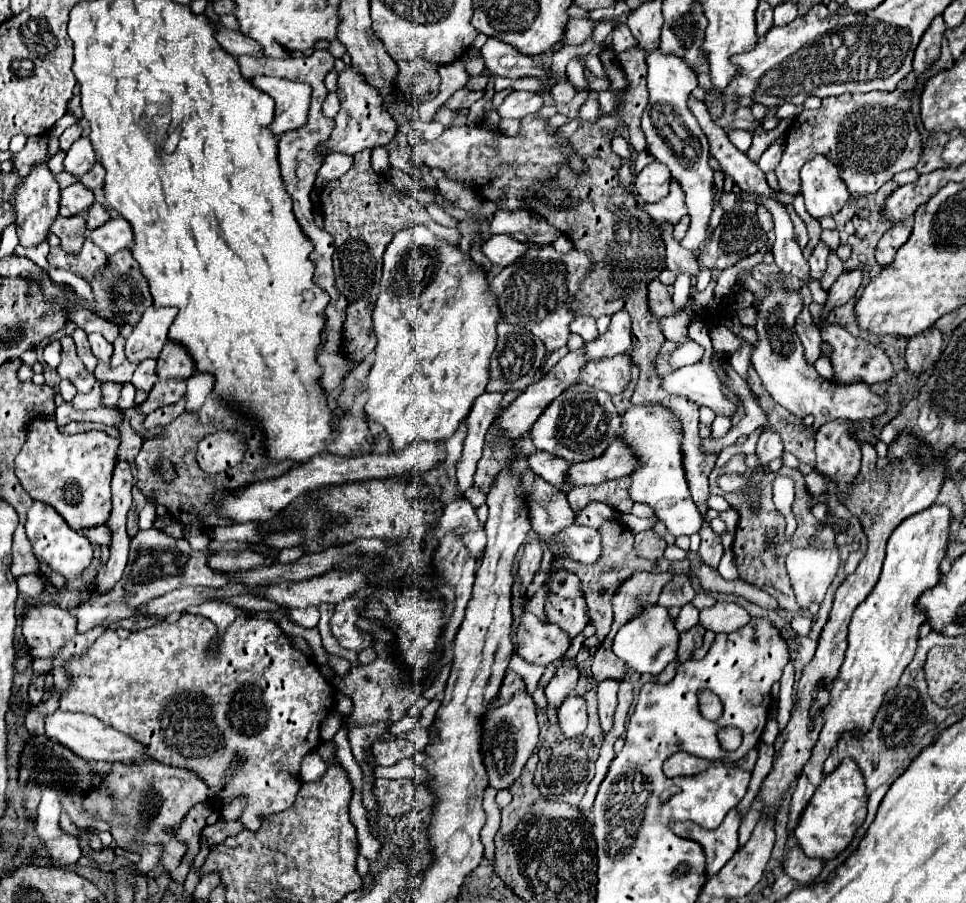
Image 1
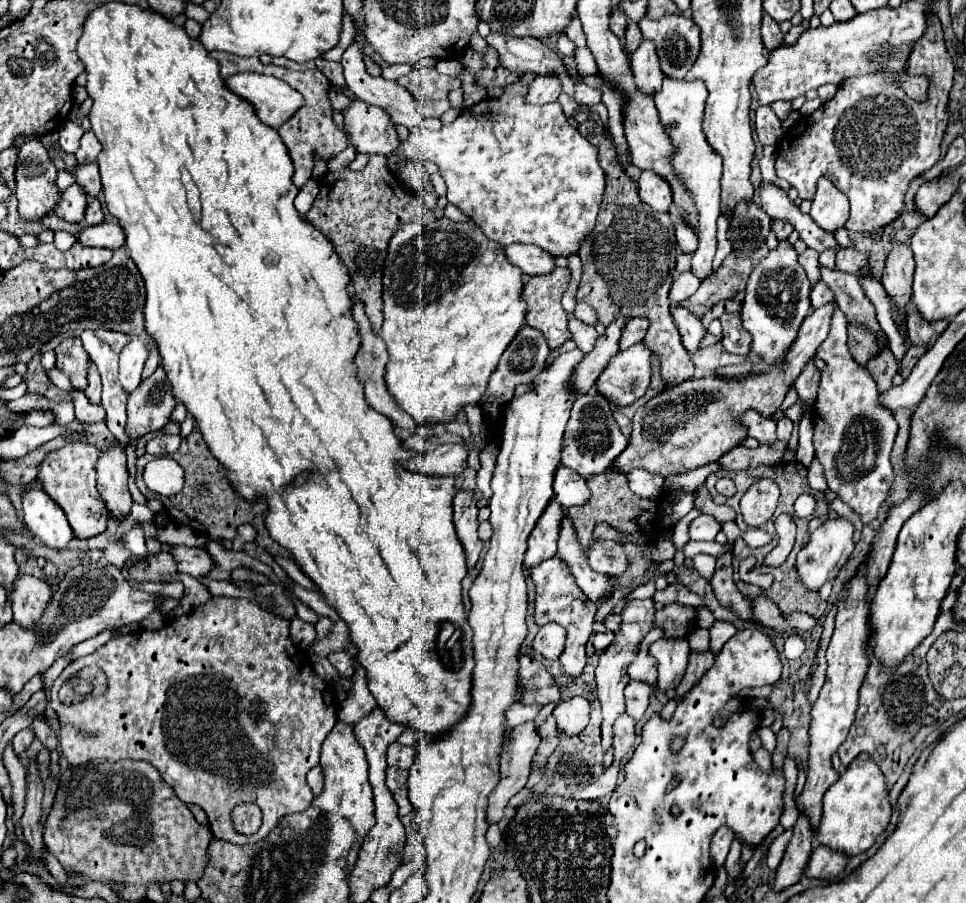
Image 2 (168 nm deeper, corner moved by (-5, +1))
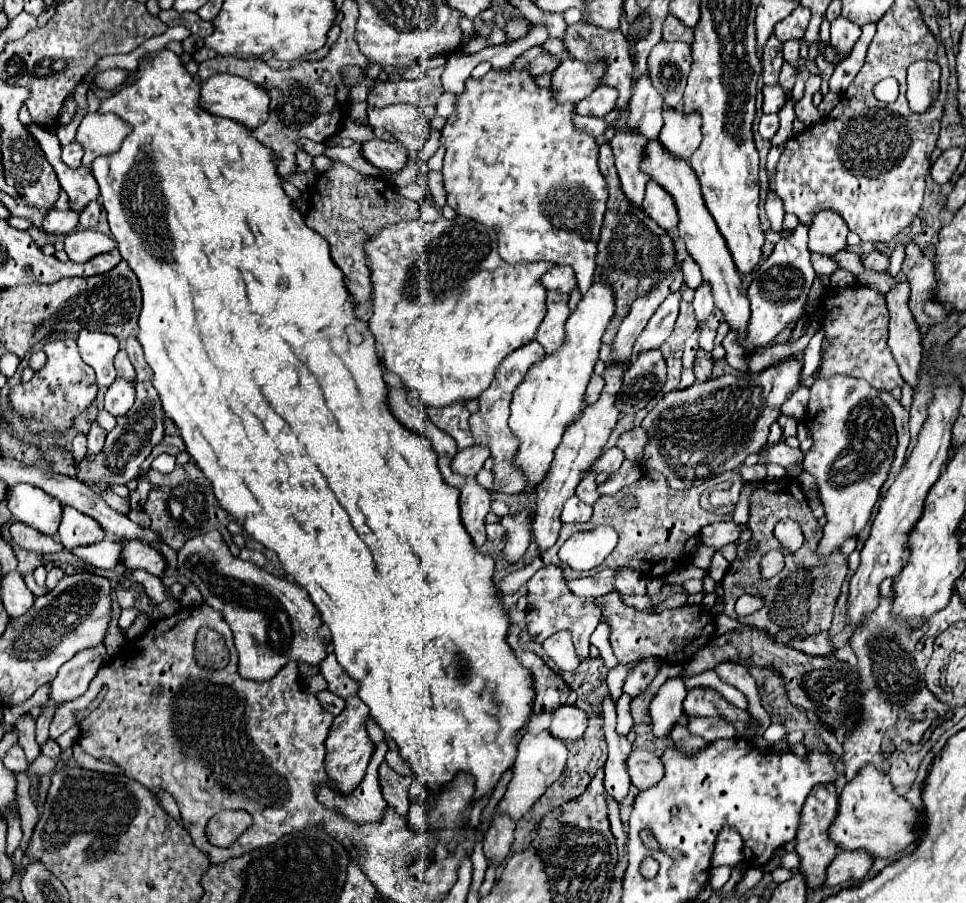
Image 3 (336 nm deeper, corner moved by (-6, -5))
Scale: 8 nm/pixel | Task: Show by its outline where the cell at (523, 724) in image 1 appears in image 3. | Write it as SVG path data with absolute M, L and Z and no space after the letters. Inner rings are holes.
M498 815L492 821L492 829L488 829L484 839L484 855L488 861L500 865L508 857L510 845L514 841L514 827L516 823L506 815Z

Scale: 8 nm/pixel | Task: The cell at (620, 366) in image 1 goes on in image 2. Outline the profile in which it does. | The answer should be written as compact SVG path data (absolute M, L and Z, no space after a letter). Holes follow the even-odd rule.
M637 343L611 357L609 365L599 375L595 387L609 401L625 407L645 395L649 387L649 377L651 351L643 343Z

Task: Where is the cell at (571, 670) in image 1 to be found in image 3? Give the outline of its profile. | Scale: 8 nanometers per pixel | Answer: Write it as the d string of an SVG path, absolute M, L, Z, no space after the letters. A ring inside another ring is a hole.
M548 565L542 567L528 583L528 611L526 611L526 629L530 633L530 637L536 643L542 643L544 639L548 639L555 631L570 631L572 633L572 641L576 647L578 657L584 661L588 657L588 649L590 649L590 635L594 633L594 629L600 623L602 611L600 605L594 597L576 597L568 591L566 587L566 579L562 575L562 569L556 565Z

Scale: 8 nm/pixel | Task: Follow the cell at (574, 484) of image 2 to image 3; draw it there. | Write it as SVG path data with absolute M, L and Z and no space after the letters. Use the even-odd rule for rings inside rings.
M570 497L562 509L562 523L586 523L592 517L592 507L582 503L578 497Z

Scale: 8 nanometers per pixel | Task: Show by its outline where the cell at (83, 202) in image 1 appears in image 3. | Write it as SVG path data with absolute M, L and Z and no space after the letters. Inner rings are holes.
M50 209L44 215L42 221L42 231L46 235L68 235L76 229L78 225L78 213L68 209L68 211L58 211L58 209Z

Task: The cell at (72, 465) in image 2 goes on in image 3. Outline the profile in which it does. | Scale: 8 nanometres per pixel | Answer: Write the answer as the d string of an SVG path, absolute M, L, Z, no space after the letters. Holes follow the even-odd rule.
M64 507L62 511L62 523L58 527L58 539L64 545L64 549L74 549L80 545L92 545L104 539L104 531L94 519L88 519L88 515L80 515L80 511L72 507Z

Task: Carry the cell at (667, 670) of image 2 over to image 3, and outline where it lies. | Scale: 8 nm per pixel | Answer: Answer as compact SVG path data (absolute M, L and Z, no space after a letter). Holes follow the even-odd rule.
M680 677L668 679L656 693L656 697L650 703L650 719L652 719L652 731L656 737L664 739L670 735L670 731L678 725L678 719L684 715L682 701L686 695L684 681Z

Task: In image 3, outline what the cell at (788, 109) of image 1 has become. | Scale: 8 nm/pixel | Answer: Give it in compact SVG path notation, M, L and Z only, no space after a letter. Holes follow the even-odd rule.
M866 25L866 27L862 29L862 35L860 35L858 43L854 45L850 57L836 65L836 69L834 69L832 77L830 77L830 91L838 93L838 95L842 95L842 93L846 91L846 87L848 87L848 85L852 83L852 79L858 75L858 69L864 65L866 49L868 49L874 33L876 33L876 27L874 27L874 25Z

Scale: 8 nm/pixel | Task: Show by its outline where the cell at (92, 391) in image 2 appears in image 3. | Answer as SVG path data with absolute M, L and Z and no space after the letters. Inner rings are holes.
M92 423L90 433L88 433L88 455L90 455L90 457L94 457L96 453L102 451L102 447L104 447L104 437L106 437L106 433L104 433L96 423Z

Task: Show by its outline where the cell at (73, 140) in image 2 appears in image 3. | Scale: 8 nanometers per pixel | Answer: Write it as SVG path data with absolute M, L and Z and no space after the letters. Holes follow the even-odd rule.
M76 141L70 143L70 145L66 145L66 147L62 147L62 161L68 167L72 167L72 169L76 169L76 167L82 165L82 155L84 155L84 151L82 151L82 147Z

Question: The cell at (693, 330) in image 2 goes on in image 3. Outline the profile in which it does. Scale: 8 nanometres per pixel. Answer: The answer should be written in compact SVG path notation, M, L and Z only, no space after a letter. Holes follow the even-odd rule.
M698 351L696 363L694 363L694 375L696 375L696 379L698 381L708 381L712 377L712 367L714 367L712 355L706 353L706 351Z

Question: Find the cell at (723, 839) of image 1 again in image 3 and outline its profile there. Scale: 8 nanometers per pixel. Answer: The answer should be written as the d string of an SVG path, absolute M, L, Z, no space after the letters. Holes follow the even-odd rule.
M724 827L718 833L716 839L716 847L712 853L712 867L720 867L720 865L738 865L742 863L742 837L734 827Z

